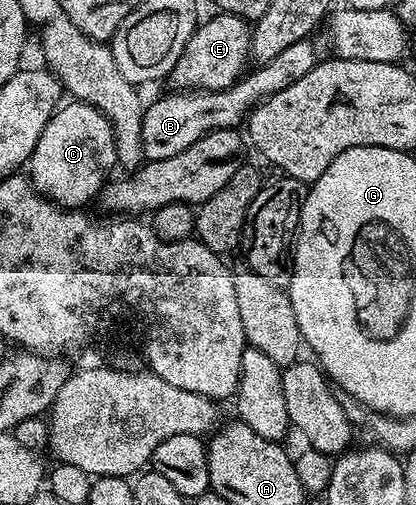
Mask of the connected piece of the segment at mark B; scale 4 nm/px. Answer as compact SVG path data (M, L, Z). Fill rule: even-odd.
M306 38L289 45L289 49L277 53L277 57L273 57L273 61L258 64L254 68L256 71L254 69L248 70L238 83L234 83L232 87L226 87L224 91L175 89L172 90L172 95L163 95L156 103L148 102L143 113L143 124L141 125L144 160L177 157L177 153L185 153L185 149L189 149L189 145L193 145L202 135L208 135L211 131L216 131L218 127L238 128L262 99L268 99L273 93L281 93L281 89L293 85L293 81L305 77L305 73L309 73L309 69L313 69L319 64L321 54L319 55L318 49L311 42L310 38Z

